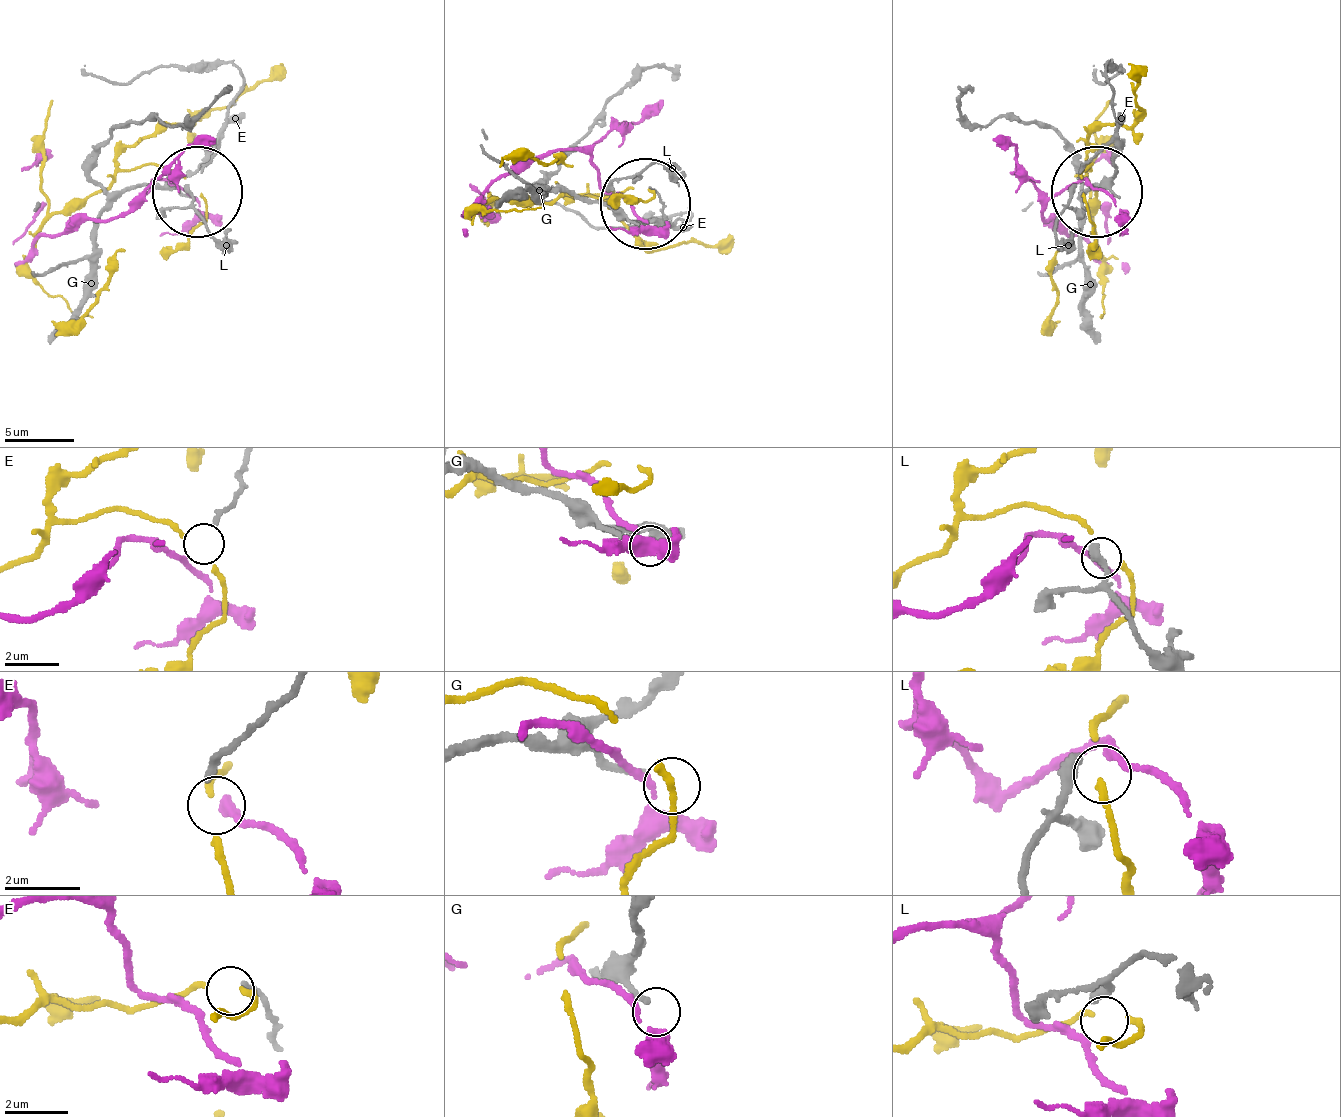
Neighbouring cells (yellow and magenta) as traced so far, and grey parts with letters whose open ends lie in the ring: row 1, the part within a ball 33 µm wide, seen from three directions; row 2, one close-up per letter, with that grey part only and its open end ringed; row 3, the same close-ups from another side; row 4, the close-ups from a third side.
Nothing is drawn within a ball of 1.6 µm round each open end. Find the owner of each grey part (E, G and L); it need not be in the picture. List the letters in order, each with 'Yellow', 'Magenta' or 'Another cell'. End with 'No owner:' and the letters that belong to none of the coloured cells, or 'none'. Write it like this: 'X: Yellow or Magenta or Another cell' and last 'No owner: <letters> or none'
E: Another cell
G: Another cell
L: Magenta
No owner: E, G

